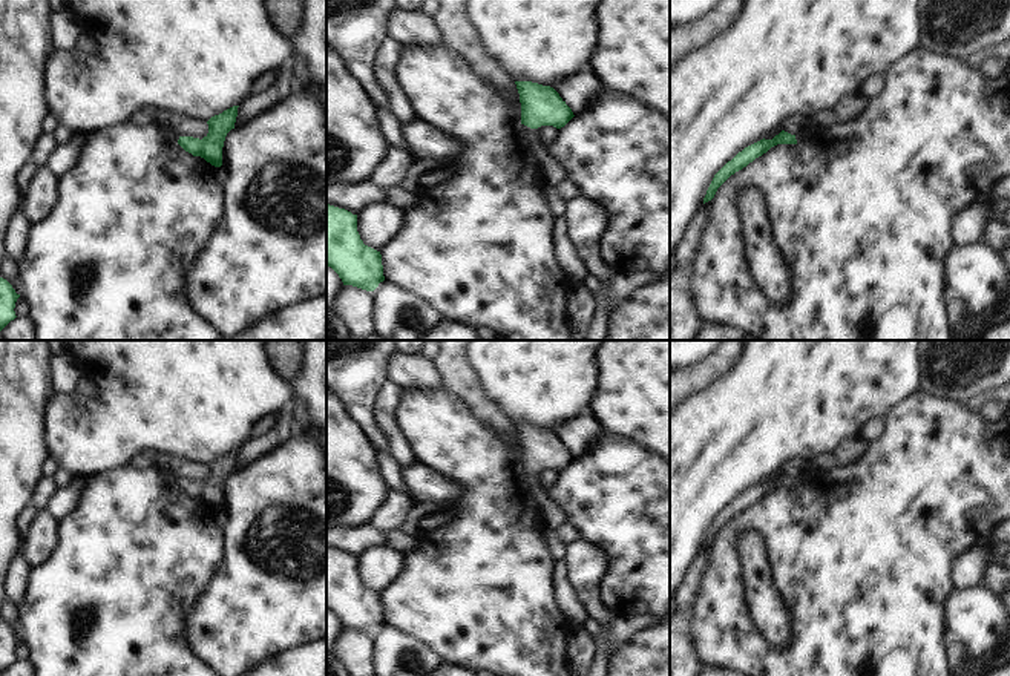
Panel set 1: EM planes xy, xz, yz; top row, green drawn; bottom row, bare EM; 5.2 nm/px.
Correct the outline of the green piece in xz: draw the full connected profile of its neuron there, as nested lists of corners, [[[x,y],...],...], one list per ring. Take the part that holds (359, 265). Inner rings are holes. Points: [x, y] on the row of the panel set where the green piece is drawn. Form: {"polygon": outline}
{"polygon": [[[326,204],[326,265],[331,267],[343,285],[374,291],[385,281],[380,251],[368,247],[357,231],[357,215]]]}

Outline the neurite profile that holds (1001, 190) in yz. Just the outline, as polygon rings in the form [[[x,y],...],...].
[[[1010,175],[998,181],[992,189],[992,201],[1010,199]]]

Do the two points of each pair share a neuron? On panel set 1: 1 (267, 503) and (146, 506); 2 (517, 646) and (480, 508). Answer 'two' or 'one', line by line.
1: two
2: one

